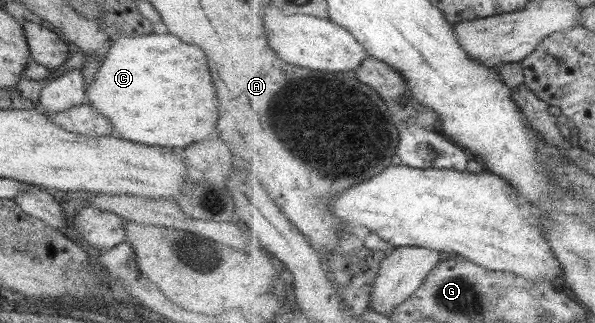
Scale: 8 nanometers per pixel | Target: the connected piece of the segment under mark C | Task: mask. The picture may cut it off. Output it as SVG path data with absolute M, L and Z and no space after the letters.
M155 34L115 41L88 89L88 104L110 119L120 137L162 147L188 147L216 131L218 97L206 55L178 36Z

